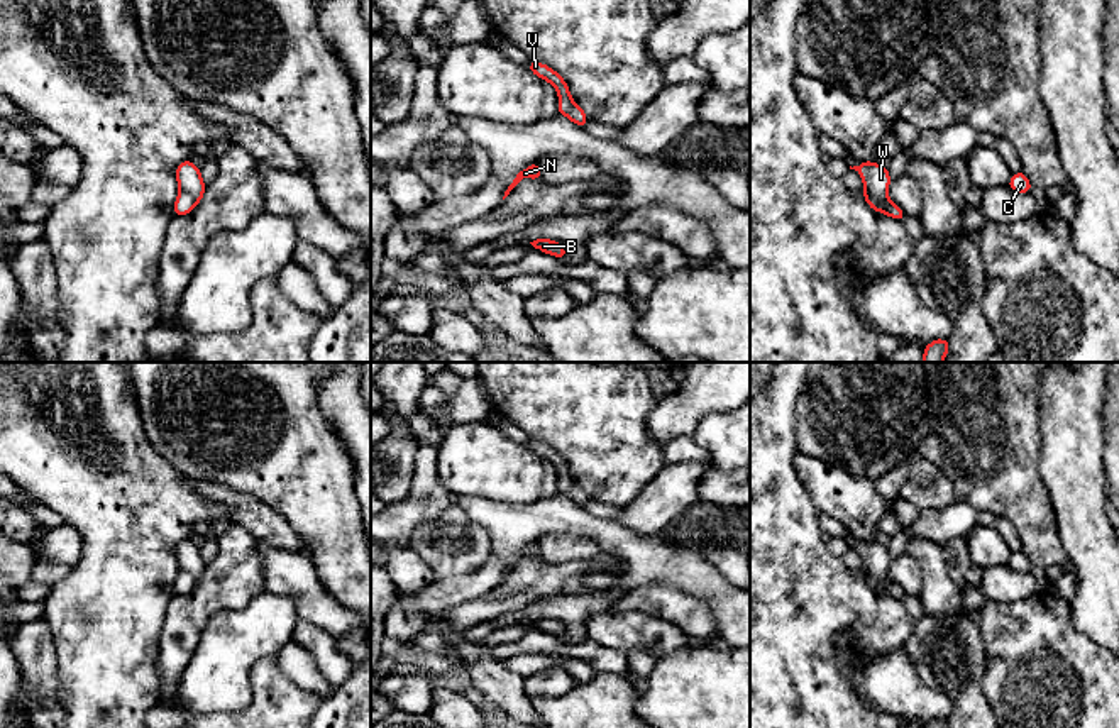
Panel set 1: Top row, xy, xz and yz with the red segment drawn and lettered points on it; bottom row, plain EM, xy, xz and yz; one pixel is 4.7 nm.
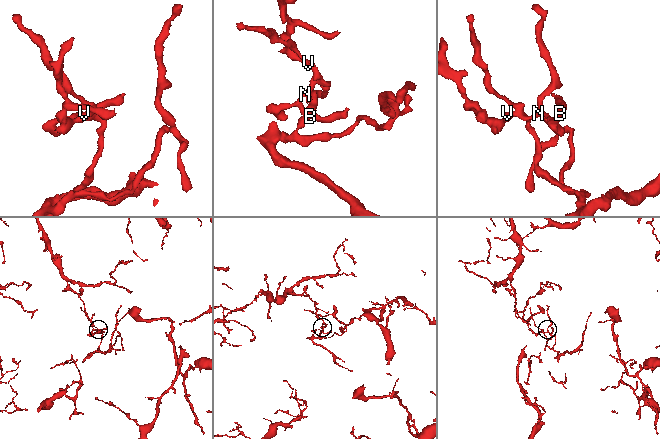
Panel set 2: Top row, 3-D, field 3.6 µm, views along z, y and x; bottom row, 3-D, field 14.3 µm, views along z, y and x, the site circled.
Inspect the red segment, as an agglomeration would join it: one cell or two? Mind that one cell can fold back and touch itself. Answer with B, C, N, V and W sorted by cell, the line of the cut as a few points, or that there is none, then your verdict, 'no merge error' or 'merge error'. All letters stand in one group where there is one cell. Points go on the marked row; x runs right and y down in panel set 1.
B C N V / W; cut in yz along (864, 190), (876, 195), (886, 212); merge error

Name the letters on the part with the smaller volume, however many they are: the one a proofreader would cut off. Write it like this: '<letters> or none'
W

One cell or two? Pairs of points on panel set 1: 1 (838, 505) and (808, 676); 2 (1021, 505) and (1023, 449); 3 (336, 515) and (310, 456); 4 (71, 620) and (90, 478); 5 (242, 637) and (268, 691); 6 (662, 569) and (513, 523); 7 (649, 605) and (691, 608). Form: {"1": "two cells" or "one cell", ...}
{"1": "two cells", "2": "one cell", "3": "one cell", "4": "one cell", "5": "two cells", "6": "one cell", "7": "one cell"}

